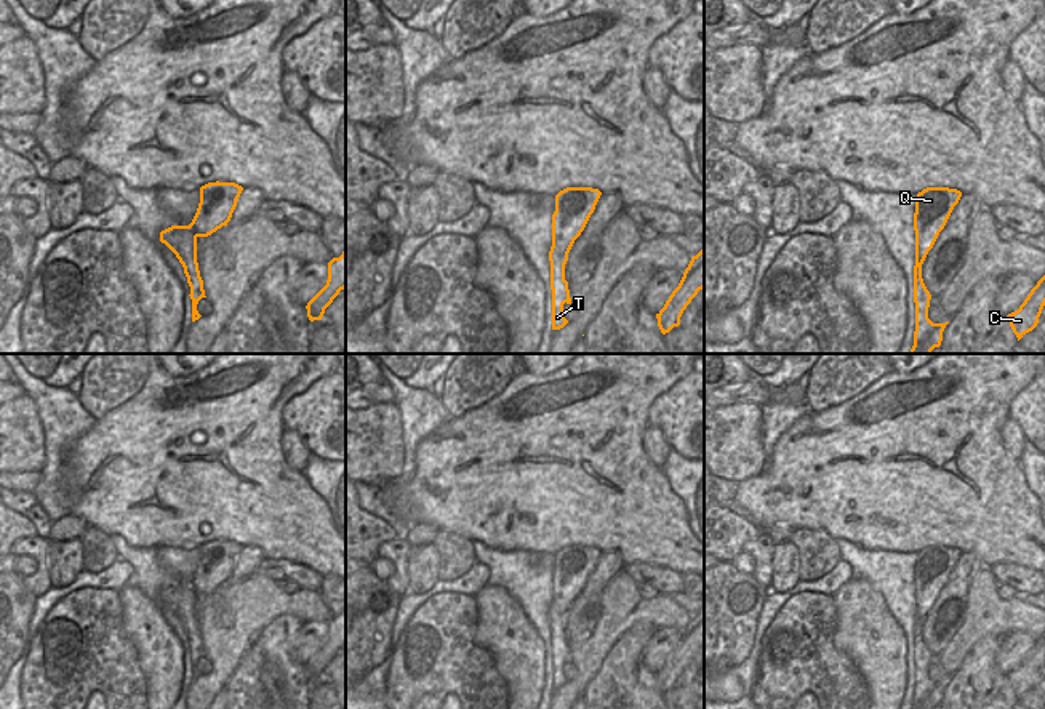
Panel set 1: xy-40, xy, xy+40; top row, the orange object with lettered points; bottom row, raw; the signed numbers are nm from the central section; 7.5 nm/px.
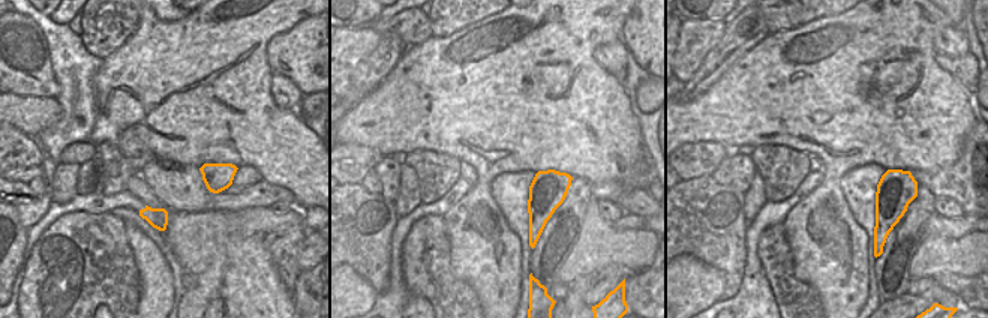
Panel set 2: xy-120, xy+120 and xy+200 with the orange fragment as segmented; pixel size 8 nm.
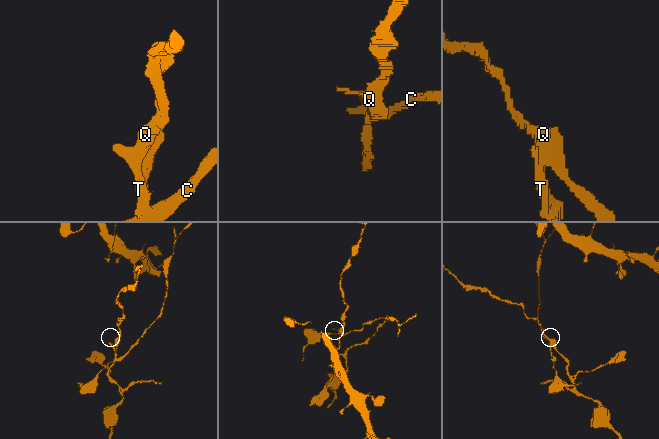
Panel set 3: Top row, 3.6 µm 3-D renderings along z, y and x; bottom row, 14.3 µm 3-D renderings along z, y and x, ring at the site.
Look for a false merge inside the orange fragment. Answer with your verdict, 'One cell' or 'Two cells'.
Two cells

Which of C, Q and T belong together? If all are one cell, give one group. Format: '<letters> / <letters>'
C T / Q

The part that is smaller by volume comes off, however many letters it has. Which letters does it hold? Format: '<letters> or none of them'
C, T

